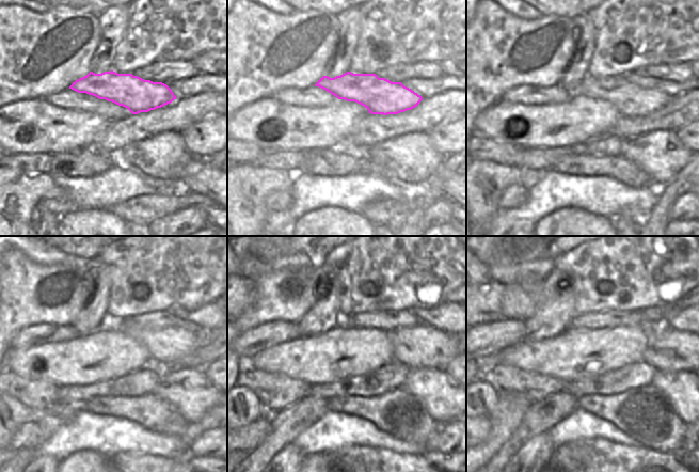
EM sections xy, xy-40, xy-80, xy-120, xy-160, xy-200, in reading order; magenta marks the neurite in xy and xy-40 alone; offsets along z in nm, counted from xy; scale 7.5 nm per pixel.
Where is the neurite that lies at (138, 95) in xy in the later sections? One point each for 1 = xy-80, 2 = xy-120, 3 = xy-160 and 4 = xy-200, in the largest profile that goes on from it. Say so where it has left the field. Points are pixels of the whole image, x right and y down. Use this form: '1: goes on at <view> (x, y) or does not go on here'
1: goes on at xy-80 (631, 100)
2: goes on at xy-120 (168, 346)
3: goes on at xy-160 (419, 347)
4: goes on at xy-200 (667, 349)

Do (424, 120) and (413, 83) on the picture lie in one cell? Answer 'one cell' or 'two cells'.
two cells

